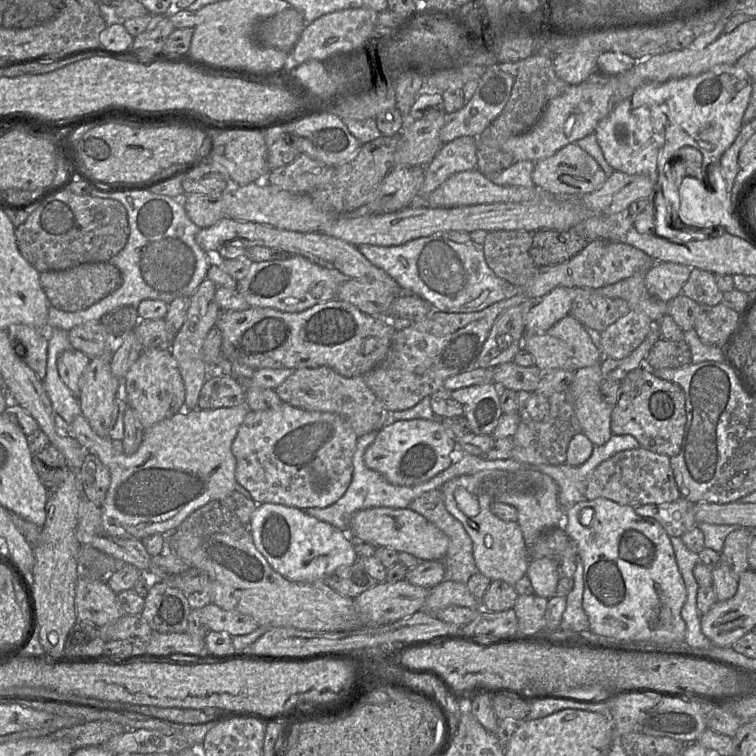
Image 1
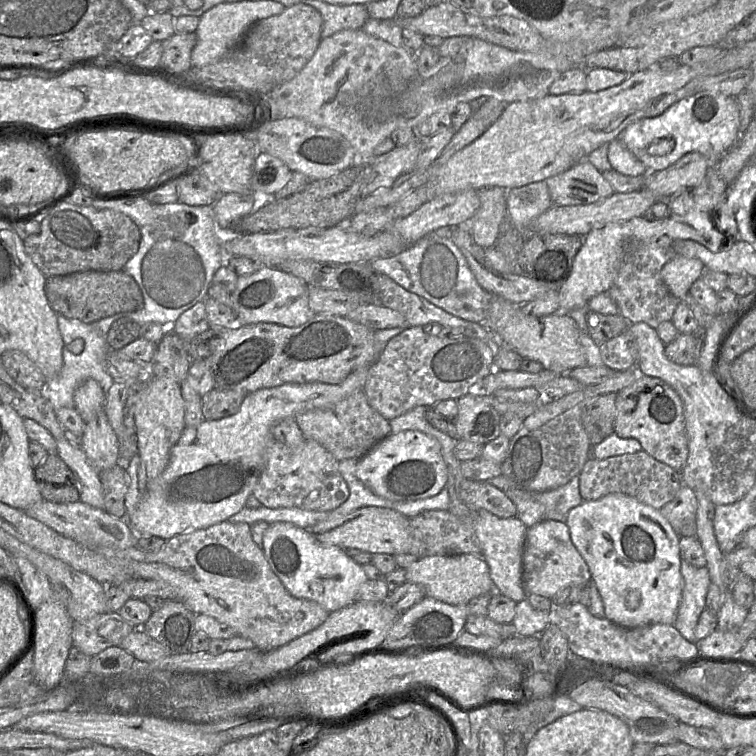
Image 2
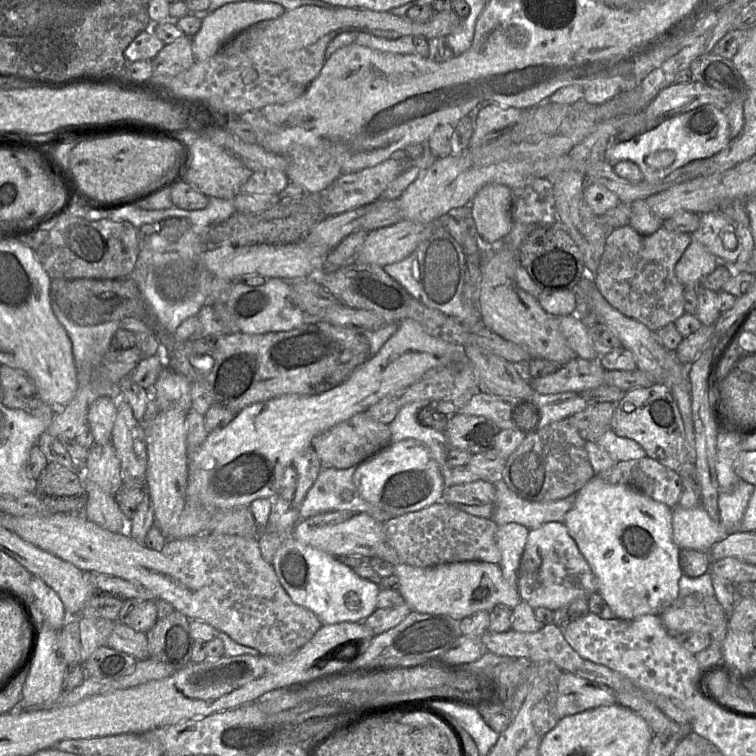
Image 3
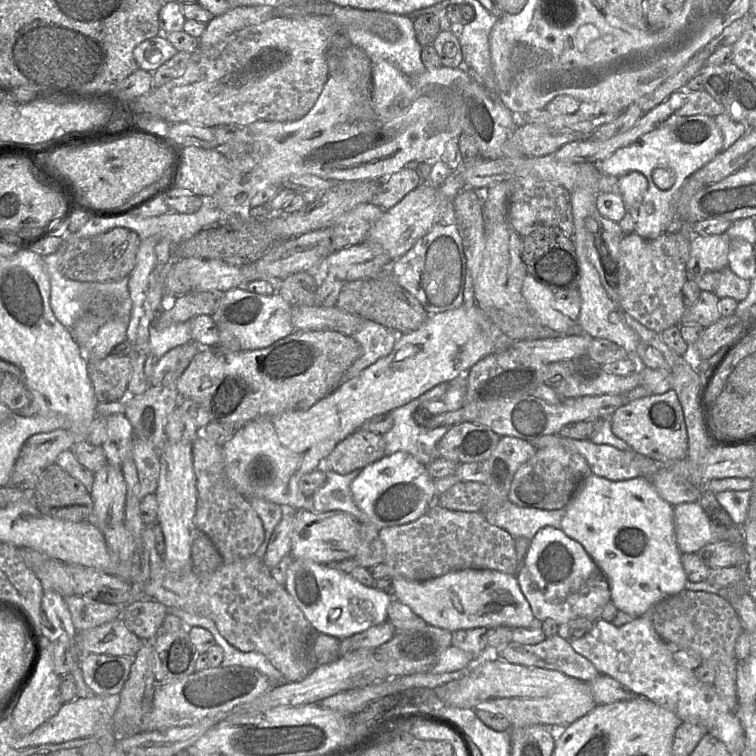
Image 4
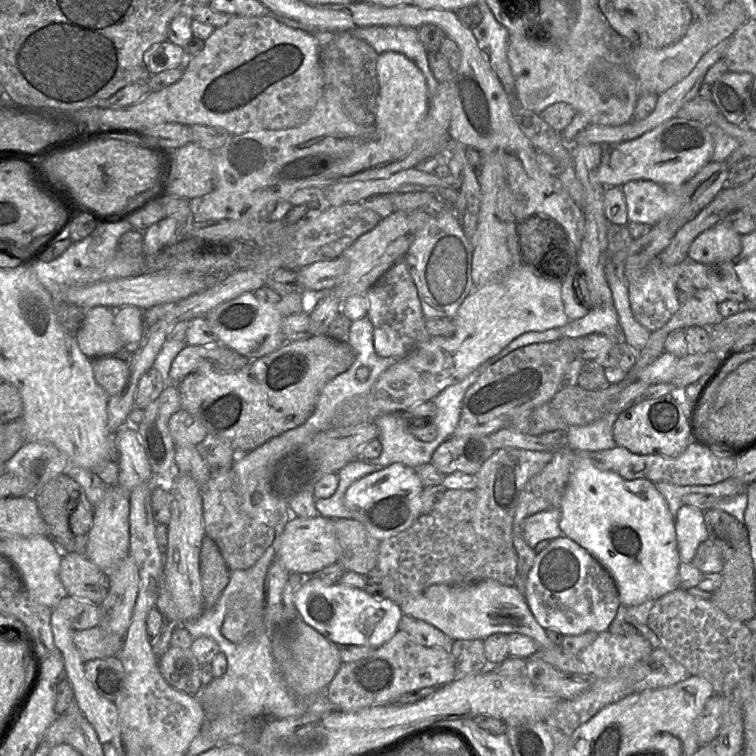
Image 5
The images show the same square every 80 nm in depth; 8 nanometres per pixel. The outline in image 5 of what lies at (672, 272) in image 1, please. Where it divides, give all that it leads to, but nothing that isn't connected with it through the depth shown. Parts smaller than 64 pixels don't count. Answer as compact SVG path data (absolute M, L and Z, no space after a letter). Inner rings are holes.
M718 222L694 239L687 257L695 262L710 265L737 259L741 251L741 235Z

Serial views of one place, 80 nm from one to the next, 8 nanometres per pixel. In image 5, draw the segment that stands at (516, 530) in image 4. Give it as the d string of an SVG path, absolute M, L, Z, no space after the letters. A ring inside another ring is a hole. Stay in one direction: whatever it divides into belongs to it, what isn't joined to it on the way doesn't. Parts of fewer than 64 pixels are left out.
M560 508L544 510L527 517L522 524L522 535L525 542L537 553L551 540L564 536L559 526L560 519Z

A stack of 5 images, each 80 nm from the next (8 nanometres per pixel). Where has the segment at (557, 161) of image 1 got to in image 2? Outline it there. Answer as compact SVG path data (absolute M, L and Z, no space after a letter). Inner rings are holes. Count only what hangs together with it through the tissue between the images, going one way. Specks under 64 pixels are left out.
M587 159L575 162L545 183L552 205L557 206L592 204L615 192L602 172Z

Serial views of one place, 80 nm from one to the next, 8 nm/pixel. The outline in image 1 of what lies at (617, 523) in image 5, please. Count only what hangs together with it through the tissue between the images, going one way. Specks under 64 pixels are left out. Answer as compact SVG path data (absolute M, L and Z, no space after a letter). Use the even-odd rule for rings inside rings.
M606 498L580 501L564 512L561 525L577 548L577 553L583 563L583 609L589 620L590 631L598 636L607 638L611 642L632 644L636 646L670 645L685 641L686 625L681 617L681 609L686 600L686 587L678 569L670 536L654 519L638 515L634 506L620 505Z

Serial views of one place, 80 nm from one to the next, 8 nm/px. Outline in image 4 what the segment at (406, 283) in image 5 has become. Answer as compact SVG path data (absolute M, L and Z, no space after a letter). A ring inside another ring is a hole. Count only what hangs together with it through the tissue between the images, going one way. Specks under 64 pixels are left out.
M389 270L381 271L371 278L344 282L337 305L346 311L393 329L397 334L417 330L431 315L408 290L397 282Z

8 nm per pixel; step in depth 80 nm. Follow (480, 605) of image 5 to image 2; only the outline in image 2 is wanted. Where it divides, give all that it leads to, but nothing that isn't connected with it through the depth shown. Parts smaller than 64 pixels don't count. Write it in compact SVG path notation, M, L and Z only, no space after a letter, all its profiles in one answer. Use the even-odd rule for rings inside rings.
M478 554L428 556L419 558L406 570L408 582L425 588L425 596L451 605L467 605L472 599L496 591L485 559Z

